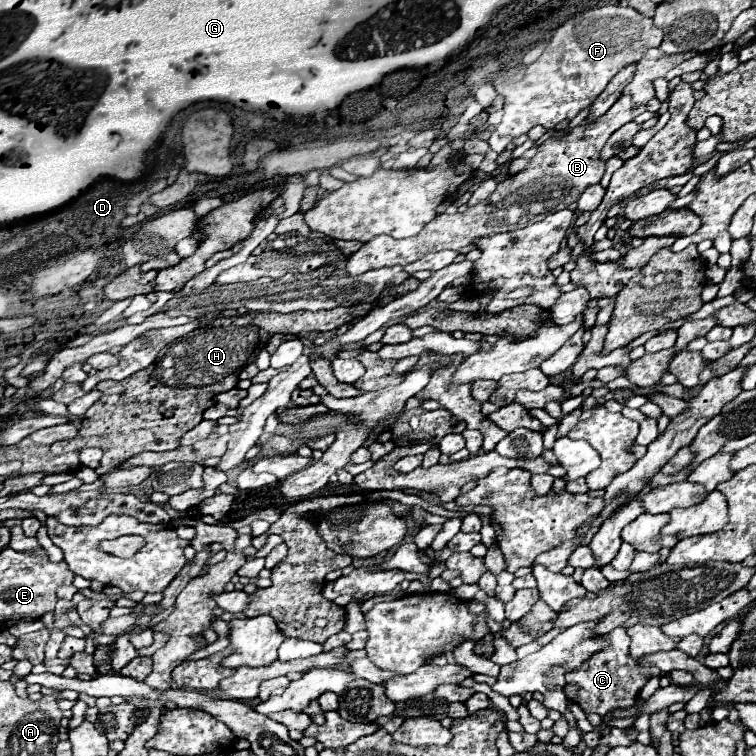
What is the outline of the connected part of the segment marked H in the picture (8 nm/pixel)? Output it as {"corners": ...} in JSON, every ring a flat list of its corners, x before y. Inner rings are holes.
{"corners":[[378,301,361,303,351,307,336,307,319,312,293,312,293,314,243,314,233,318,219,318,211,326,201,326,183,340,173,342,167,350,161,350,159,358,147,366,147,370,135,372,133,376,115,382,103,380,97,384,101,390,101,400,91,406,85,414,79,434,71,440,55,442,50,446,53,455,60,455,87,446,103,450,97,474,115,470,127,458,143,450,173,450,179,446,179,438,201,422,201,414,213,406,213,398,221,392,233,388,239,382,239,372,251,364,269,338,277,332,281,334,307,334,307,332,329,332,343,324,349,324,358,316,367,315],[167,410,173,410,167,416]]}

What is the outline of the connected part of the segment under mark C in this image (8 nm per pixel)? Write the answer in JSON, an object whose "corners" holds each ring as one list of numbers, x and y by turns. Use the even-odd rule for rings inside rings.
{"corners":[[615,628,613,632,607,634,607,638,611,640,611,646,607,650,597,652,595,656,591,656,585,662,585,666,567,674,565,694,569,700,577,702,587,714,595,712,595,714,605,716,617,708,629,710,629,706,637,702,639,690,645,686,647,674,651,674,651,676,659,674,657,668,641,668,637,664,637,660,633,660,629,656,629,636,627,636,625,628]]}

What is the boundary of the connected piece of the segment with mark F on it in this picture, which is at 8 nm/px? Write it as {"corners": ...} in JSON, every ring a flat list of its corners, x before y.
{"corners":[[603,6,573,16,555,30,541,58,527,66,521,82,497,86,497,92,505,98,505,114,497,132,501,136,521,136,537,124,549,130,563,120,573,120,583,108,593,104,621,68,641,60,643,54,649,48,657,48,661,40,663,30,659,30,651,18,629,6]]}

